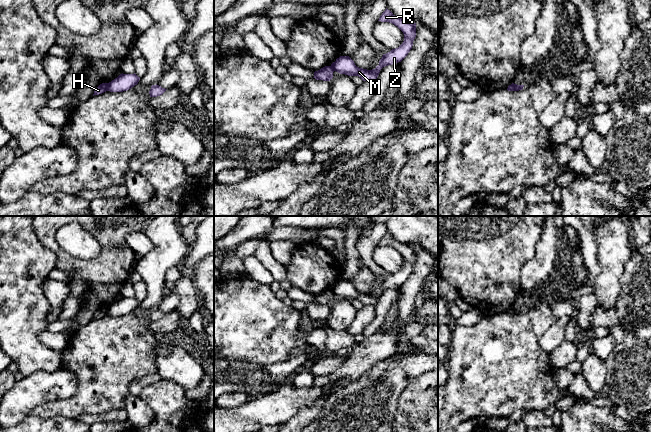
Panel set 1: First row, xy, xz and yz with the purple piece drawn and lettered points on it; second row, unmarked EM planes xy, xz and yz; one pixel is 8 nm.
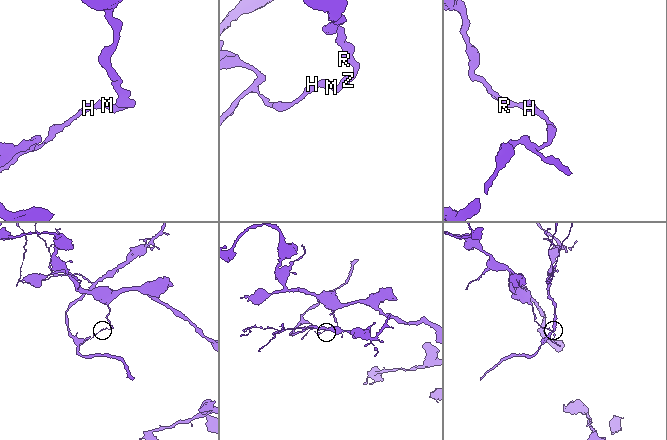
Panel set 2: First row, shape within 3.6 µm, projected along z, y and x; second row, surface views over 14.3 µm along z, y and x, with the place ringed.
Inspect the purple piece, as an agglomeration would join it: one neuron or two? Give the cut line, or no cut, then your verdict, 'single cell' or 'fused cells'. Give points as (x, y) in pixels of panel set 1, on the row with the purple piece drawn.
cut in xy along (108, 83), (106, 90); fused cells

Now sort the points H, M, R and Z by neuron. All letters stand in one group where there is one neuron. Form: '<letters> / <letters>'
H / M R Z

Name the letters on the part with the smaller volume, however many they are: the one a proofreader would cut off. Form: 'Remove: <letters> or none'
Remove: H

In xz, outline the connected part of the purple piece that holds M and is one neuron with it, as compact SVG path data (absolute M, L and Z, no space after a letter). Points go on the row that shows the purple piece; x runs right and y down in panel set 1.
M387 8L378 21L389 22L397 26L404 34L403 43L398 48L383 54L379 65L375 69L367 70L359 68L349 56L340 56L331 64L334 71L348 76L359 76L363 81L375 82L383 67L401 62L408 55L416 37L416 23L398 18Z

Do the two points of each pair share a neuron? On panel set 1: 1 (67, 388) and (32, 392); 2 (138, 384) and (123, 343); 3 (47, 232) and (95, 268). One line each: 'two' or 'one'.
1: one
2: two
3: one

